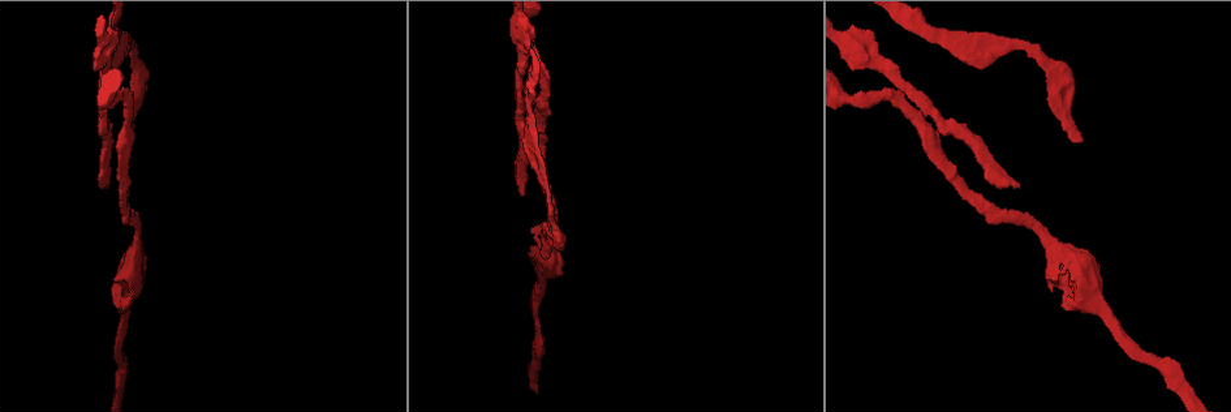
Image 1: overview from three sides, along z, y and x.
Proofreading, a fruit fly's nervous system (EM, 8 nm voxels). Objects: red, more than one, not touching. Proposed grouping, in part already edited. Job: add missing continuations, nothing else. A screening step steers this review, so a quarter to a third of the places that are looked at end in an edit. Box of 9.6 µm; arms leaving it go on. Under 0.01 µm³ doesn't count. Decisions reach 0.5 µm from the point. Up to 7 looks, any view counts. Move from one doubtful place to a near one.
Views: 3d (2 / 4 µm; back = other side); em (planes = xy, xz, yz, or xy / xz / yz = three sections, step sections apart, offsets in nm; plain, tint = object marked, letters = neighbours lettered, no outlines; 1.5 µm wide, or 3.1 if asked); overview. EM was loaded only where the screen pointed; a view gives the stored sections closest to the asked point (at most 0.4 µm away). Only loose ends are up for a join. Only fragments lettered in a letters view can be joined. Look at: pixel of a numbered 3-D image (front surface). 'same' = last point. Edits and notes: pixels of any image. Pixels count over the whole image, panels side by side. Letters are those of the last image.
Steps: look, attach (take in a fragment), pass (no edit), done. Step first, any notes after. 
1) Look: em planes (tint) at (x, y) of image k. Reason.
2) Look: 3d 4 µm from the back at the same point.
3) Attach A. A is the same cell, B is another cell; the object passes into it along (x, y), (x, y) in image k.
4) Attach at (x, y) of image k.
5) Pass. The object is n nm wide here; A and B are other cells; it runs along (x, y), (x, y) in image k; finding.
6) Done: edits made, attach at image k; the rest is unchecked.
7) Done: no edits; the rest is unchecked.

Look: 3d 2 µm at (974, 31) of image 1. Branch stops here.

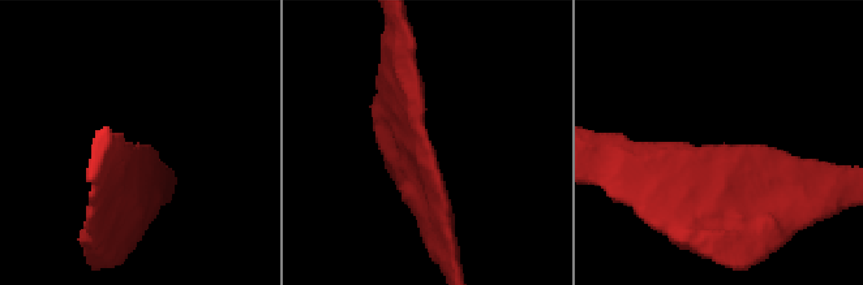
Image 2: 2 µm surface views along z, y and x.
Look: em yz step 8 (letters) at (140, 144) of image 2. Shape alone is not enough.

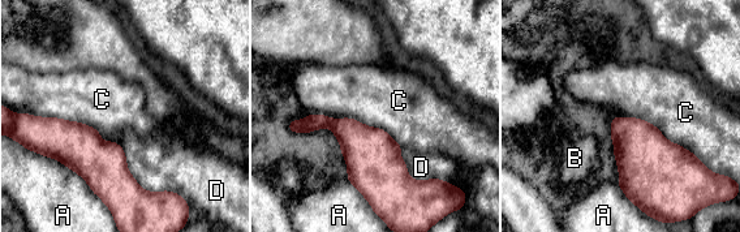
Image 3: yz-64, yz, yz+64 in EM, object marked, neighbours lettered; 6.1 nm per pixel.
Pass. The object is 180 nm wide here; A, B, C and D are other cells; a border runs along (618, 115), (649, 121), (704, 164) in image 3; none of them fits.

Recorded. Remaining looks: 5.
Look: 3d 2 µm at (525, 193) of image 1. Branch stops here.

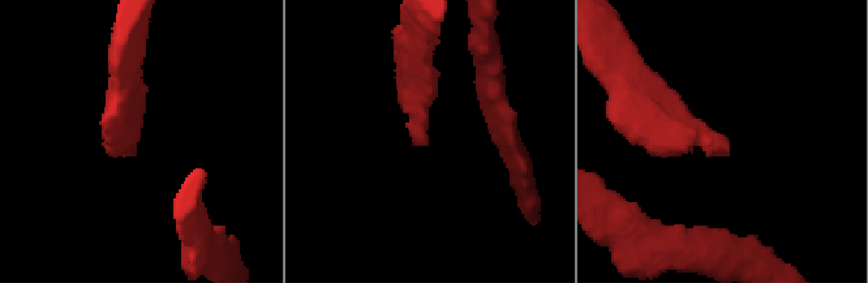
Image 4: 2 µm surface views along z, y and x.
Look: em xy step 4 (tint) at (422, 144) of image 4. Shape alone is not enough.

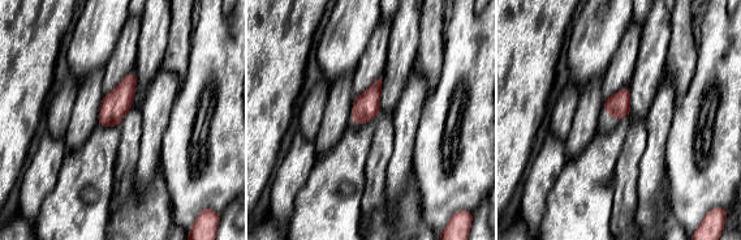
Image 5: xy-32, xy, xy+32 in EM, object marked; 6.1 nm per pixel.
Look: em planes (letters) at the same point.

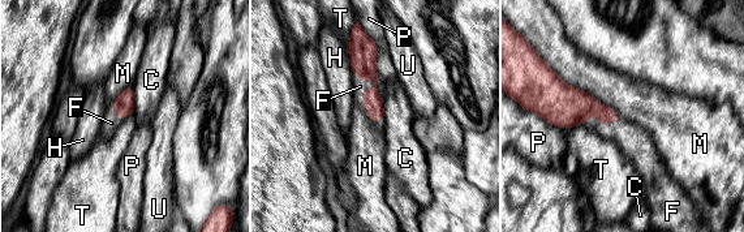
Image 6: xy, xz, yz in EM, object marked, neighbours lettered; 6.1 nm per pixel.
Attach at (360, 86) of image 6. The object is 110 nm wide here; F is the same cell, C, H, M, P, T and U are other cells; the object passes into it along (362, 50), (369, 89), (360, 86) in image 6; the cell continues.

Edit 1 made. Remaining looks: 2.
Done: edits made, attach at image 6; the rest is unchecked.

